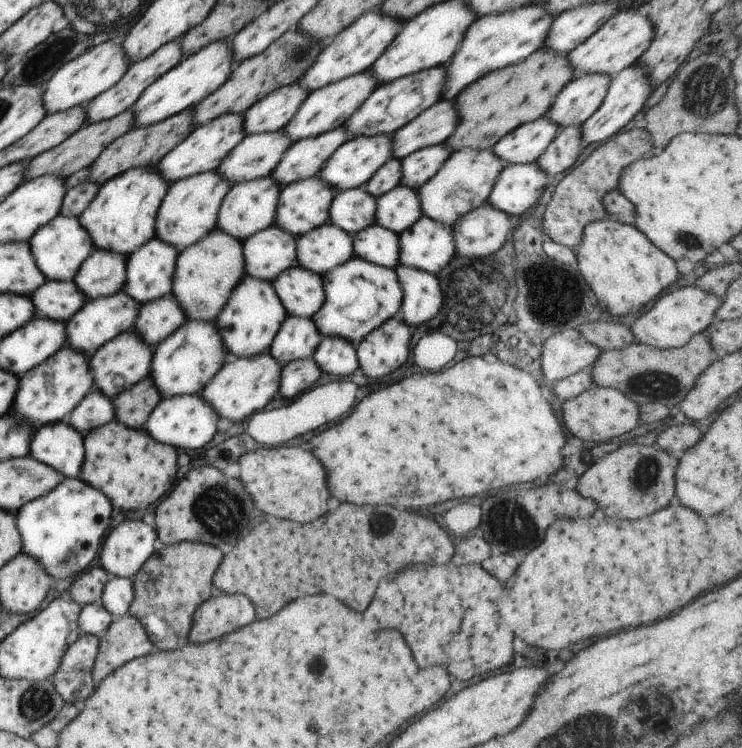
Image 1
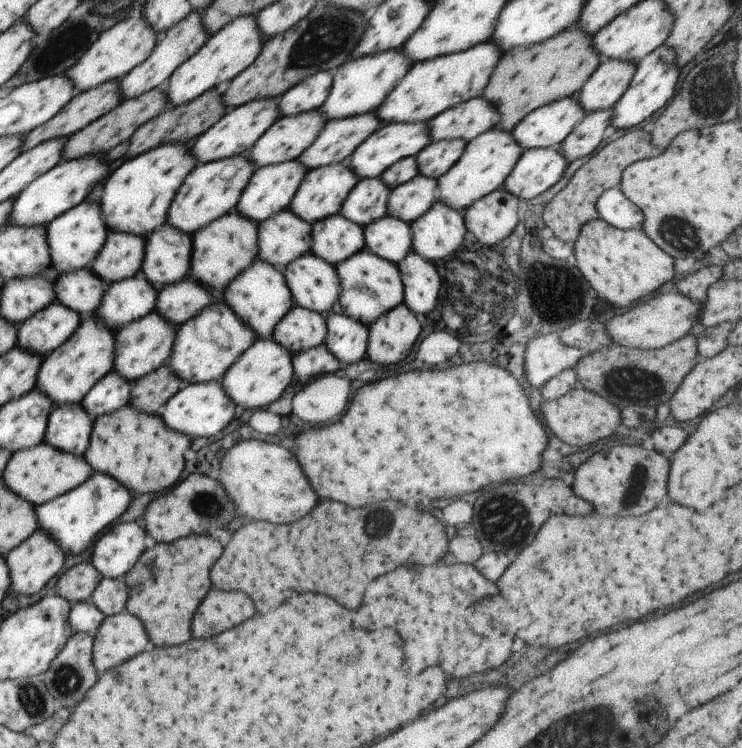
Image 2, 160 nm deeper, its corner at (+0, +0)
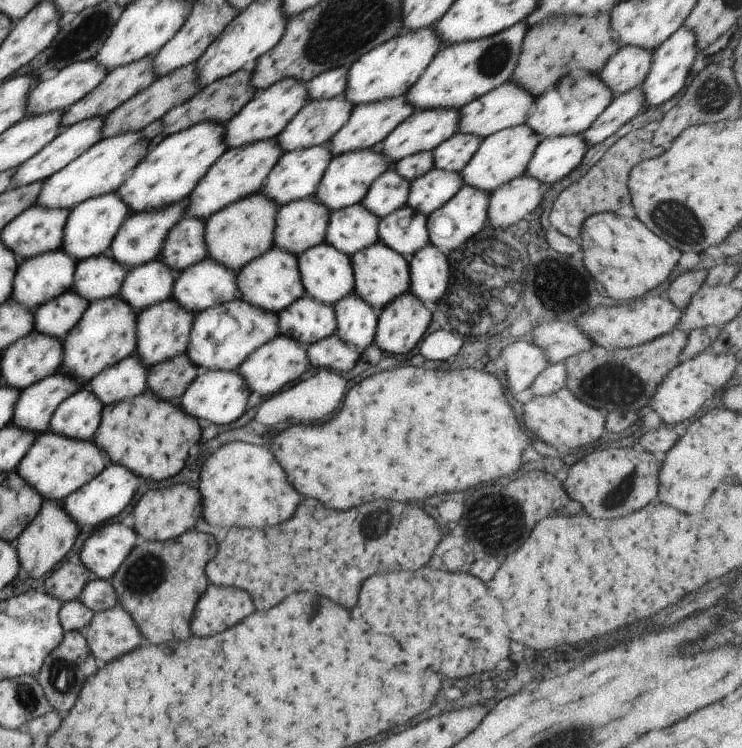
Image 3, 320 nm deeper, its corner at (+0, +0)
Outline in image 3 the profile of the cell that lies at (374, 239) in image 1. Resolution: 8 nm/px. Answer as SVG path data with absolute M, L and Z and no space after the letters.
M404 205L379 220L379 240L410 262L414 253L429 243L427 218L428 215Z

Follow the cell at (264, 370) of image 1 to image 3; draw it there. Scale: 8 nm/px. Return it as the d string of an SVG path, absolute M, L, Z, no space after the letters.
M278 334L252 352L239 366L238 372L244 377L245 383L248 383L249 391L258 392L264 400L280 392L290 382L296 382L304 372L311 368L307 346L292 337Z

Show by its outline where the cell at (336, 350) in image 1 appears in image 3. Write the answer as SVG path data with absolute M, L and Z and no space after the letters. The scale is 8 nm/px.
M354 290L341 298L334 308L337 318L336 334L362 353L375 340L378 313Z

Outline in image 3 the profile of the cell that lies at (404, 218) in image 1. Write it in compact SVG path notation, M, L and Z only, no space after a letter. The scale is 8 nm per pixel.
M434 167L411 181L406 205L429 215L446 204L463 186L460 173Z

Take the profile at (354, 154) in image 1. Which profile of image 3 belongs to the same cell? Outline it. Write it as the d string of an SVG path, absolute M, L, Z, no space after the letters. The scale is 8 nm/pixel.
M437 108L414 111L403 120L374 150L389 158L391 164L417 152L432 151L439 144L457 133L460 120L460 108Z

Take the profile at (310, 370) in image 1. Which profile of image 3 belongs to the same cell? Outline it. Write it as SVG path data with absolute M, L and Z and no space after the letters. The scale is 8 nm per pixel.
M336 333L307 346L310 367L350 372L362 353Z

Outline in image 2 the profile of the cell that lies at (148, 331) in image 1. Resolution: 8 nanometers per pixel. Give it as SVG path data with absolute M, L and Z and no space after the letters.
M186 276L174 284L160 287L155 310L179 327L214 302L217 302L217 296L213 292Z

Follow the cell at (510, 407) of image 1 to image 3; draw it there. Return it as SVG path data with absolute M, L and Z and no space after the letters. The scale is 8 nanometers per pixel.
M402 366L402 368L394 368L388 372L378 372L370 378L364 378L362 382L358 382L354 388L348 390L342 408L332 416L332 422L326 420L322 424L296 424L290 426L288 430L280 432L274 440L270 450L274 452L276 460L280 462L280 466L284 468L288 482L302 494L302 496L310 496L320 500L326 508L334 508L334 510L348 510L354 506L360 506L364 502L370 500L400 500L400 502L408 502L408 504L416 504L416 500L428 500L430 496L442 494L442 492L460 492L466 488L472 488L476 484L484 484L502 476L512 476L520 464L522 464L522 452L526 446L530 446L528 434L520 428L520 422L514 418L514 412L509 406L506 394L504 394L504 386L500 384L500 380L496 380L496 376L488 374L488 372L478 372L472 368L462 368L462 370L428 370L428 368L416 368L416 366Z

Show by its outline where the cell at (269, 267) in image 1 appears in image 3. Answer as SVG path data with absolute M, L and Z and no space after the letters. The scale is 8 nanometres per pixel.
M312 195L282 205L277 212L274 247L298 256L325 241L331 210Z

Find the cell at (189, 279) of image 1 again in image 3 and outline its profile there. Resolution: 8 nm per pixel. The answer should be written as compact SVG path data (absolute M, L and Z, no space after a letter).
M258 192L235 200L221 211L212 214L205 226L206 244L208 244L210 256L236 272L251 260L258 258L258 255L262 256L274 246L273 236L279 208L278 203Z

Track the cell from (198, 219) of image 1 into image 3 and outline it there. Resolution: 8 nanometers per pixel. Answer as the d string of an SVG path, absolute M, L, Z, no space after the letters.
M276 139L258 141L243 147L228 149L199 180L192 196L188 196L188 202L190 202L188 212L192 216L198 216L198 218L208 218L215 212L221 211L227 204L260 192L265 178L272 172L282 155L283 150Z

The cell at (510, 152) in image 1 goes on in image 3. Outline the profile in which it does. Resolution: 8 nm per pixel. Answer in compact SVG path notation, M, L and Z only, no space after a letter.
M584 73L576 80L566 75L555 87L544 91L535 100L534 108L525 122L541 138L582 134L608 108L613 90L598 76Z

